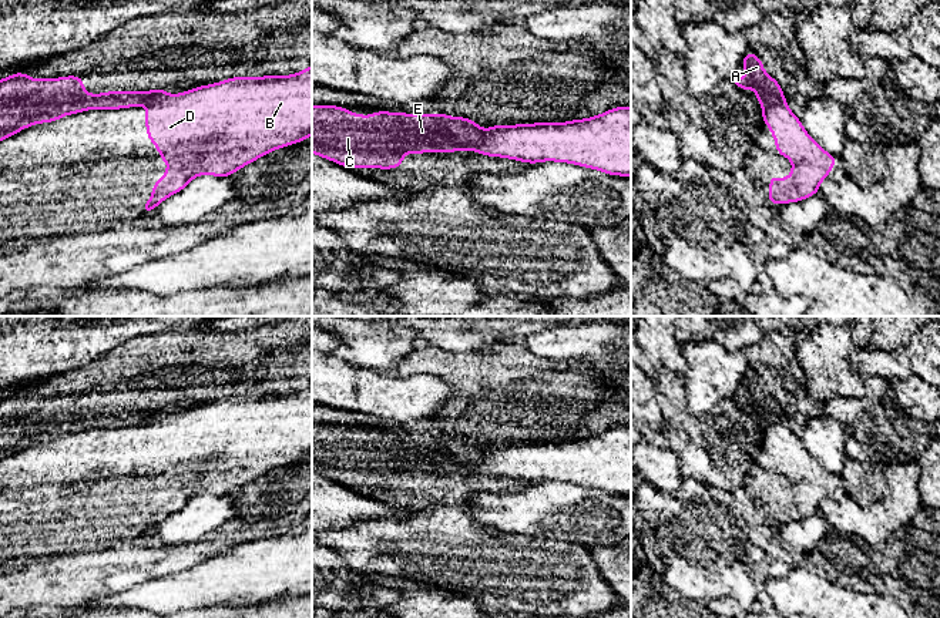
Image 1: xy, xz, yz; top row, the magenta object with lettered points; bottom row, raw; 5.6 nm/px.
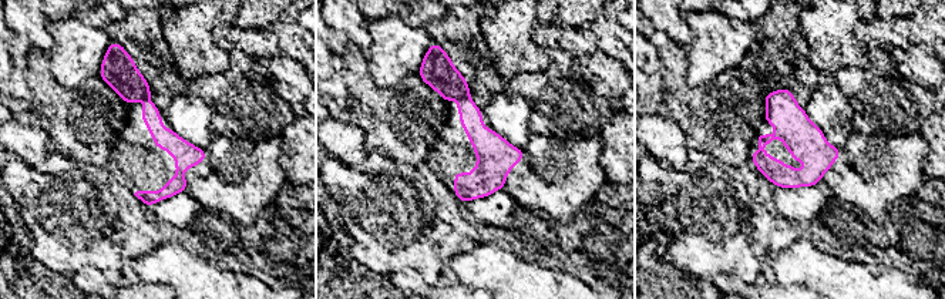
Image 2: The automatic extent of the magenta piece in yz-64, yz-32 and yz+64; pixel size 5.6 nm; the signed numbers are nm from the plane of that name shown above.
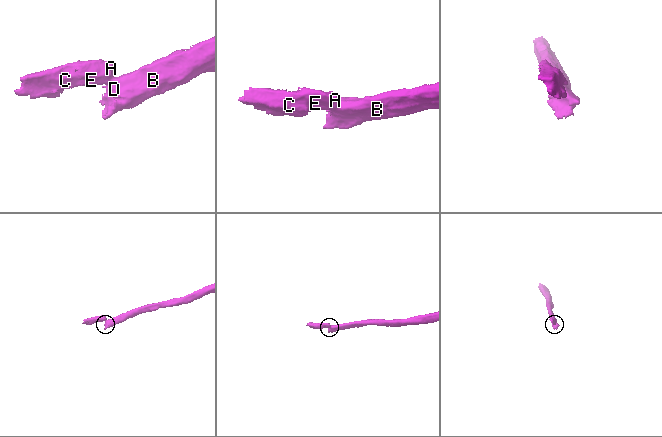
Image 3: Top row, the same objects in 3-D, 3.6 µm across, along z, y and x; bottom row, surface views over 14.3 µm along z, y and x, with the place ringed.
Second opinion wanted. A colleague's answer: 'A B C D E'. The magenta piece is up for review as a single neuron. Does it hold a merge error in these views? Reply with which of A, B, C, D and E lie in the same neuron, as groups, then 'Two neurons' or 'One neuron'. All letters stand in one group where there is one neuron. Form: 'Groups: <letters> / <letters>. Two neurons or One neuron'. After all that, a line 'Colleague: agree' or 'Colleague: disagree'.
Groups: A C E / B D. Two neurons
Colleague: disagree

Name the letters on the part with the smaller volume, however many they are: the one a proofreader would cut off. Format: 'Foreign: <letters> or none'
Foreign: A, C, E

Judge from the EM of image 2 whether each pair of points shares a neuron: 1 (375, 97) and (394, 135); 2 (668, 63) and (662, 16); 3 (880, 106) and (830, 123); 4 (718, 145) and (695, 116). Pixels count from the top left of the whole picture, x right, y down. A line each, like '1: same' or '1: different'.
1: same
2: different
3: different
4: same

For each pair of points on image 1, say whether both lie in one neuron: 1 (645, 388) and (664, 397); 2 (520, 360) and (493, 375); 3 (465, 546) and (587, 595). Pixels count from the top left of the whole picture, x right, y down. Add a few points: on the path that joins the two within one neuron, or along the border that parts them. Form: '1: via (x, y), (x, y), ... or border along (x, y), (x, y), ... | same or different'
1: border along (651, 379), (654, 396) | different
2: via (513, 368), (506, 375), (500, 375) | same
3: via (494, 568), (502, 573), (530, 578), (557, 578) | same

